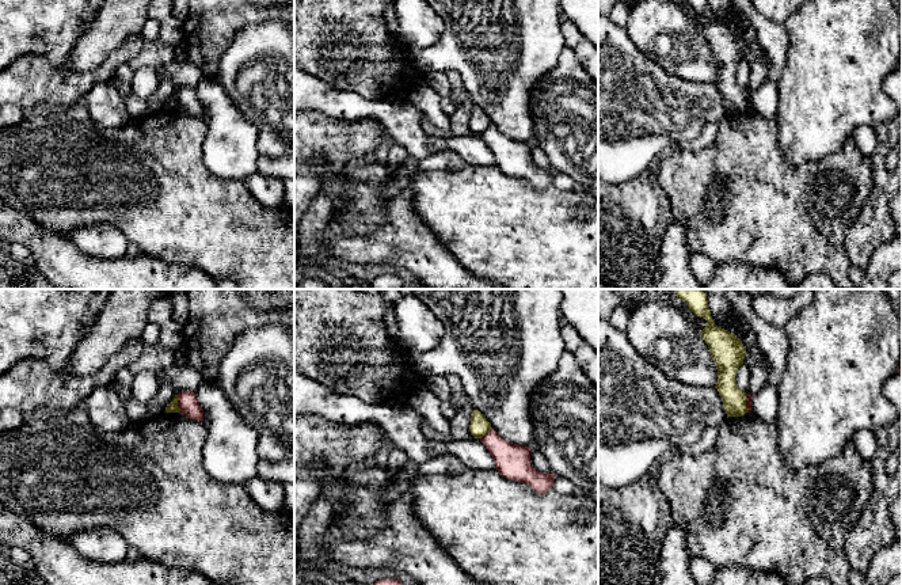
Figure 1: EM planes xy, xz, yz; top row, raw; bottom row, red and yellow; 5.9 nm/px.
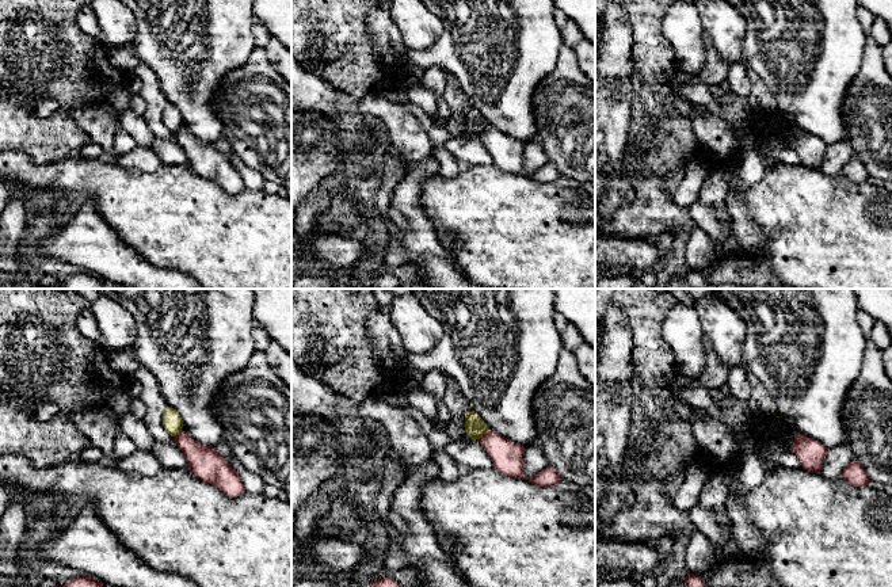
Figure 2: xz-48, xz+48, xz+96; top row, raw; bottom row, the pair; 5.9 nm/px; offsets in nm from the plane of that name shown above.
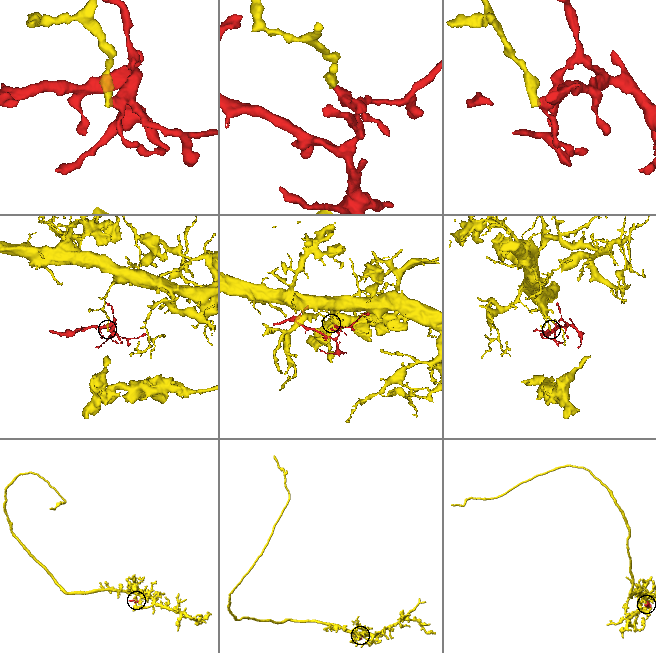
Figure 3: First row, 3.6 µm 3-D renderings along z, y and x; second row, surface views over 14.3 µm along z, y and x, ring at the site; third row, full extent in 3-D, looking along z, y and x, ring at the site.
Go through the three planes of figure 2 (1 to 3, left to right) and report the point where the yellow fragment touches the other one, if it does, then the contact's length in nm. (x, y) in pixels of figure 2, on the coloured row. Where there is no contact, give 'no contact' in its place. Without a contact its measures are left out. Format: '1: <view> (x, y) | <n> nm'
1: xz-48 (178, 434) | 60 nm
2: xz+48 (485, 434) | 90 nm
3: no contact

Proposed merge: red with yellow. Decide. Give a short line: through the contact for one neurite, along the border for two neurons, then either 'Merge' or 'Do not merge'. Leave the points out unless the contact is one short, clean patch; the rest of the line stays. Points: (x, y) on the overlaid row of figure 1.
Line: xy (177, 395), (181, 411). Do not merge

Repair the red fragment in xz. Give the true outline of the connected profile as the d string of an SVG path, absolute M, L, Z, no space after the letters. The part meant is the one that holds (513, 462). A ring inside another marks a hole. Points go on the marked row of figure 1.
M494 429L480 438L495 461L495 470L509 480L529 485L537 494L553 487L556 474L543 474L533 468L530 448L502 438Z

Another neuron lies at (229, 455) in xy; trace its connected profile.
M205 381L194 394L208 429L202 449L206 474L222 485L244 485L258 476L258 433L239 417L216 383Z

